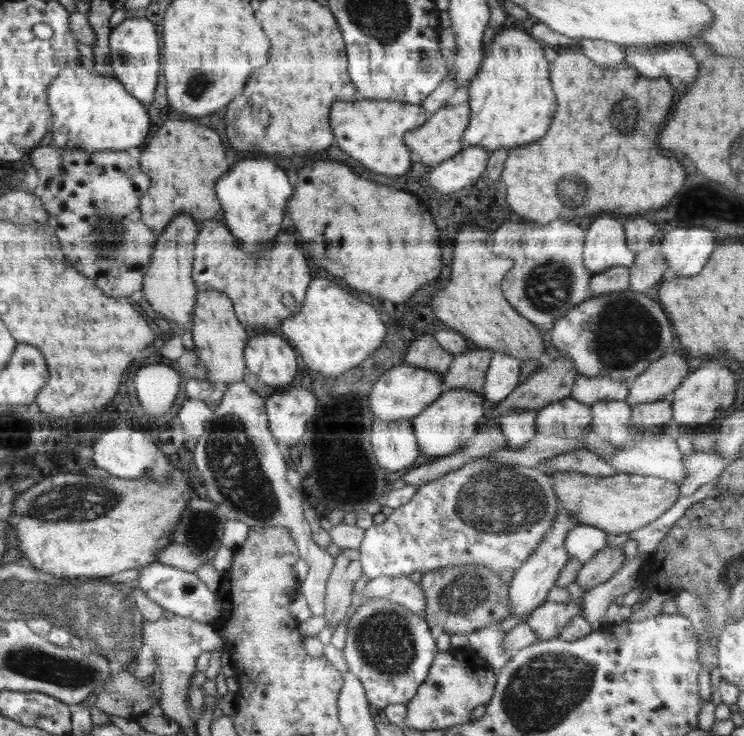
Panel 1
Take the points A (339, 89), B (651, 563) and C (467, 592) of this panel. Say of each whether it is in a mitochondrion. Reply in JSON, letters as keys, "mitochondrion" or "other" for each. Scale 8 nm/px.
{"A":"other","B":"other","C":"mitochondrion"}

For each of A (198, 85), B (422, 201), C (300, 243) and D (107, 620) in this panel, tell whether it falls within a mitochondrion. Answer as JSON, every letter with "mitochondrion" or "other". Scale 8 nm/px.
{"A":"mitochondrion","B":"other","C":"other","D":"mitochondrion"}

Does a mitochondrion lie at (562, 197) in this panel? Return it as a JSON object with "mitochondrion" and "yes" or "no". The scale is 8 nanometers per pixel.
{"mitochondrion":"yes"}

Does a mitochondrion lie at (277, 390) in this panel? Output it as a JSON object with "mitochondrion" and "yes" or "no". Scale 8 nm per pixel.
{"mitochondrion":"no"}

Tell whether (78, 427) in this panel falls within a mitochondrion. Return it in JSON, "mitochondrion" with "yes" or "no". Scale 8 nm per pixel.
{"mitochondrion":"no"}

